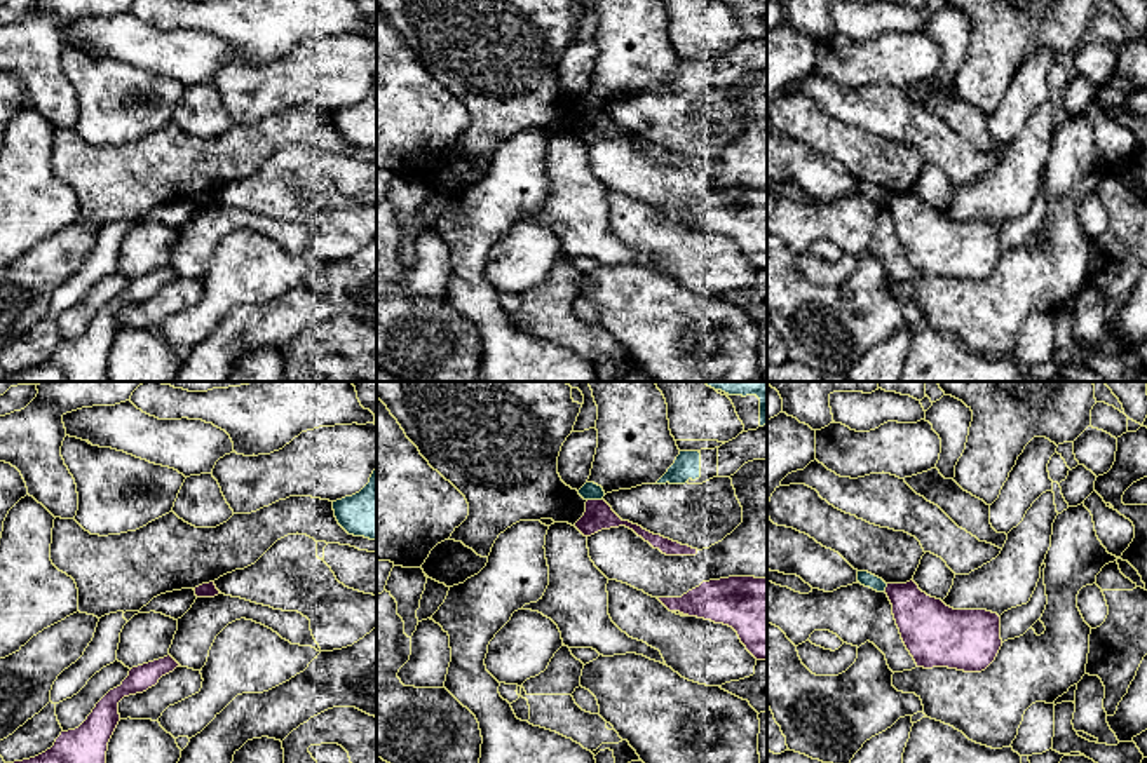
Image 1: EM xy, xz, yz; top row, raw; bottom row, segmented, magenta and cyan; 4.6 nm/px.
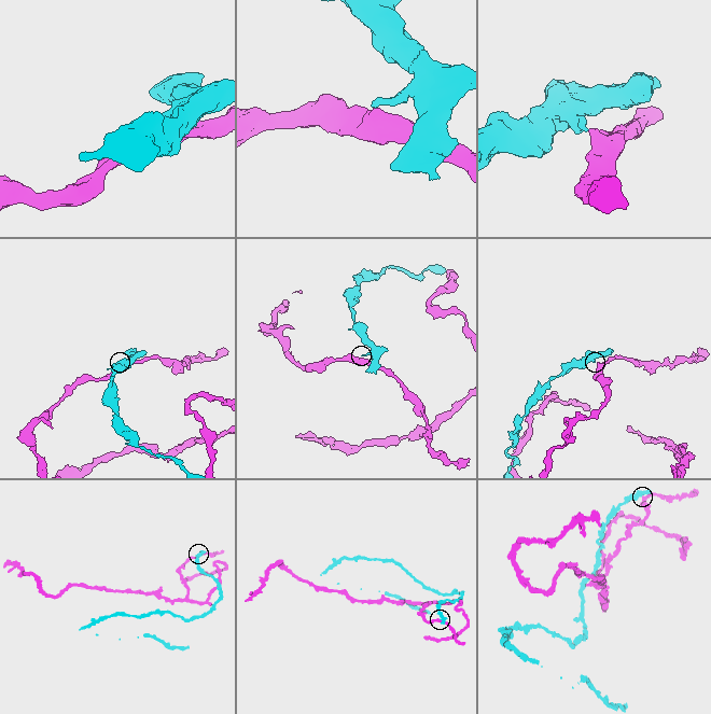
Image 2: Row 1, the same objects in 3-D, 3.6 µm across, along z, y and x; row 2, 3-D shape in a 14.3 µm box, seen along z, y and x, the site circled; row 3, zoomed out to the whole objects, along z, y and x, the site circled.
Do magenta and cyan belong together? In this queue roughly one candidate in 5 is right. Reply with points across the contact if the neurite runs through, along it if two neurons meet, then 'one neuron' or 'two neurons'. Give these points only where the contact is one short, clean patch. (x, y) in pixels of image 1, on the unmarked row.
border along xz (588, 108), (602, 110); two neurons

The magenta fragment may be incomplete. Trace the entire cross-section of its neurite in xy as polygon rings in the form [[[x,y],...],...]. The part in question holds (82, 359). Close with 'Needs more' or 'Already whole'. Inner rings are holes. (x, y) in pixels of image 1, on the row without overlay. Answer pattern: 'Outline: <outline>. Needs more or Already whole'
Outline: [[[171,265],[132,277],[122,294],[110,300],[78,338],[61,341],[45,362],[5,373],[0,382],[106,382],[108,352],[120,331],[119,312],[155,296],[176,277],[180,273]]]. Already whole

